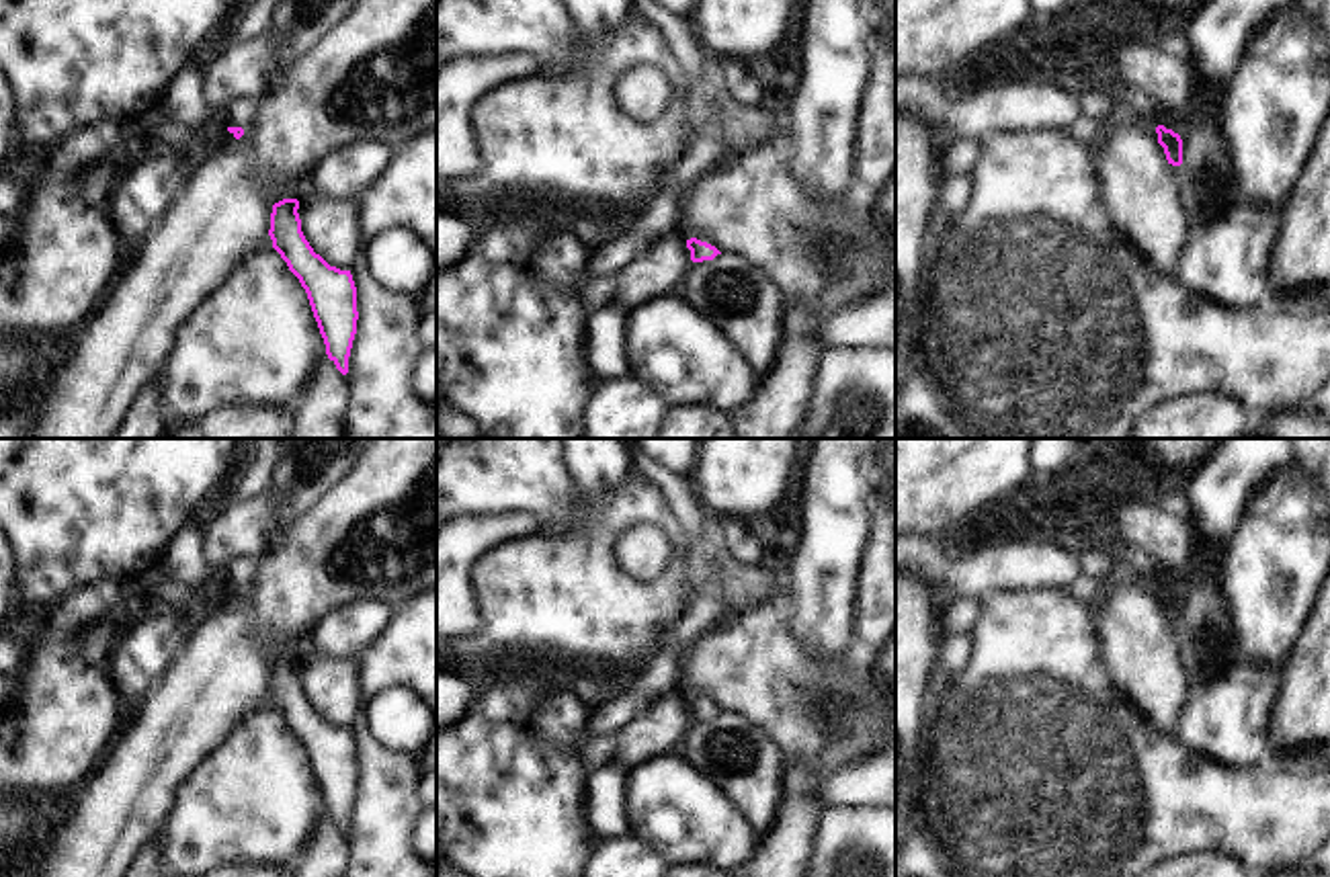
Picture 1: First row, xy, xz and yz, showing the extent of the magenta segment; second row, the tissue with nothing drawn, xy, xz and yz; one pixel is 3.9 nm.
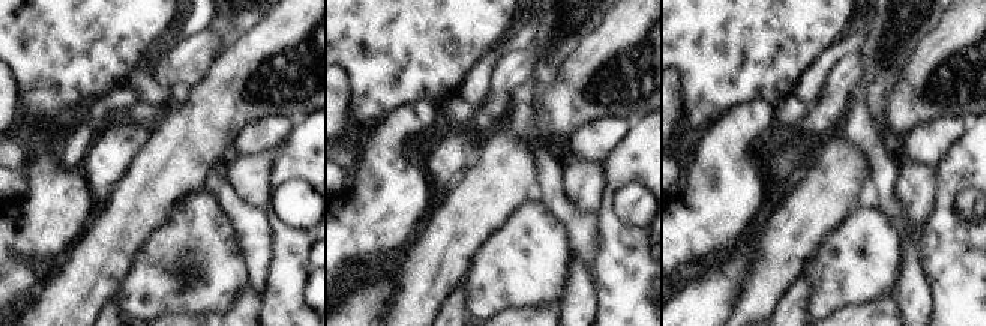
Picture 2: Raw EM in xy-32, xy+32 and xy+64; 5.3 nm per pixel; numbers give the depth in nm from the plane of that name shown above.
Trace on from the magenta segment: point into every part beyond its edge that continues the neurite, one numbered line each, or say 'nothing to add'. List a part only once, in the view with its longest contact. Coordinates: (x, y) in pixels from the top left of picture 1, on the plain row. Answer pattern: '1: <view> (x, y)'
1: xy (240, 570)

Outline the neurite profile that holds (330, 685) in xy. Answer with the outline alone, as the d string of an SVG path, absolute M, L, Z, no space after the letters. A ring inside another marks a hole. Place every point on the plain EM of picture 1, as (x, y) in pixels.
M305 652L299 658L301 691L316 713L330 725L350 729L363 711L359 658L326 658Z

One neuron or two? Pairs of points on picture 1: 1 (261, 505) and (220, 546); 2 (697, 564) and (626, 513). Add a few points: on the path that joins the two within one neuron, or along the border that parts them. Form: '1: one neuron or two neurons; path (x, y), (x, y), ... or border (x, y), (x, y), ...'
1: one neuron; path (251, 515), (230, 535)
2: two neurons; border (673, 509), (685, 535), (687, 599), (683, 603)

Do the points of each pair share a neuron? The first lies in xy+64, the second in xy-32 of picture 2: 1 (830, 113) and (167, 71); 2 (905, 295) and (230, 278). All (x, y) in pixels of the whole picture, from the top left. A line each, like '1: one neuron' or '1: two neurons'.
1: one neuron
2: two neurons

